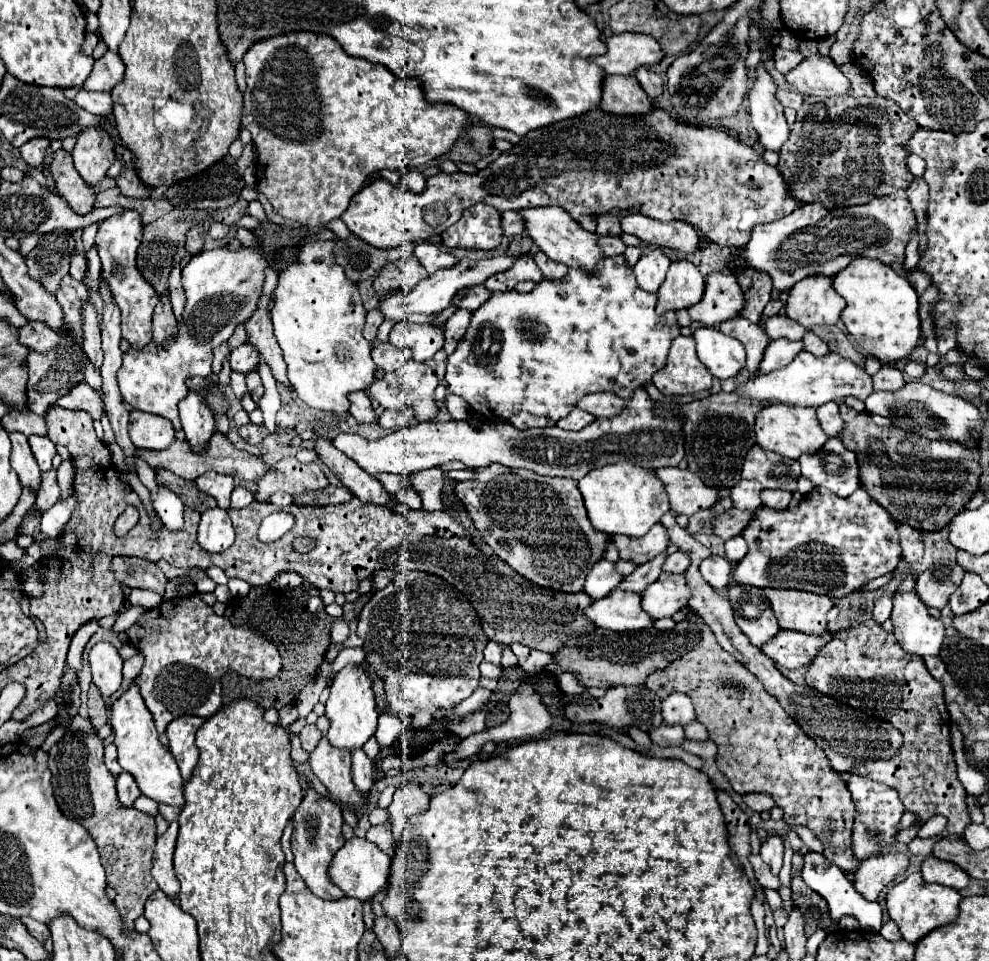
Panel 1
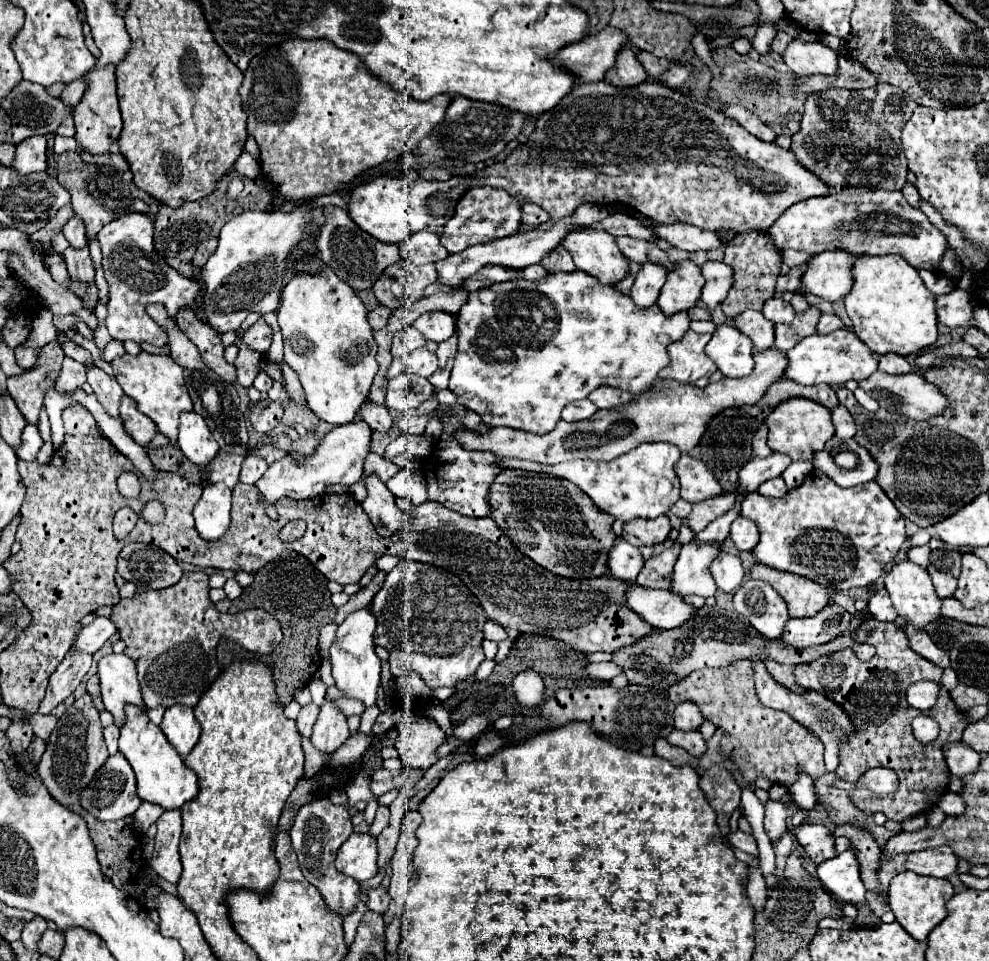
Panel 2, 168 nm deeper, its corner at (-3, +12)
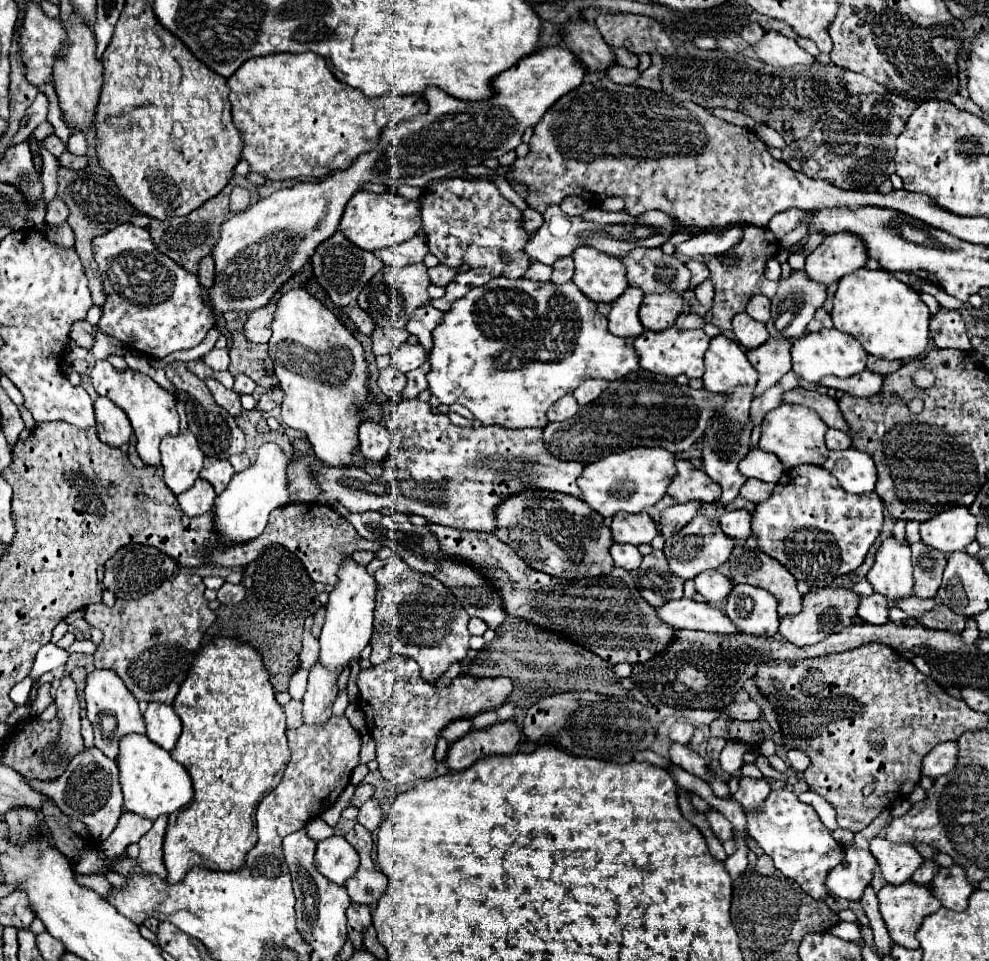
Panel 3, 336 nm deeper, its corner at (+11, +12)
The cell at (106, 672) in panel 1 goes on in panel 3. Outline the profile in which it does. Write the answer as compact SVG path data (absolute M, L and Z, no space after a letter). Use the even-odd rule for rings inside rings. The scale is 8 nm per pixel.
M94 670L92 674L88 674L84 700L86 700L88 720L92 722L92 728L94 728L94 746L98 750L102 750L108 758L118 760L118 742L126 734L146 734L146 724L144 724L144 718L142 718L142 714L138 710L138 700L132 696L132 692L124 686L124 682L114 672L110 672L110 670ZM108 714L116 718L116 730L114 730L112 738L104 738L102 736L102 726L100 726L102 718L108 716Z

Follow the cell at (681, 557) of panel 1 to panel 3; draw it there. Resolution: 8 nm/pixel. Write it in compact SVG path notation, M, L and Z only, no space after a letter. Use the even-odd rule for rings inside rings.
M722 334L712 338L706 358L704 358L704 364L706 364L706 372L702 376L704 390L726 396L726 404L714 410L716 412L714 420L702 434L704 470L710 478L714 478L714 482L718 482L722 486L722 498L720 498L720 502L716 502L716 506L724 506L738 496L740 486L748 480L744 474L740 474L738 464L752 450L752 446L750 446L750 434L752 434L750 402L752 402L754 386L758 382L758 372L748 362L744 350L734 340L728 340Z

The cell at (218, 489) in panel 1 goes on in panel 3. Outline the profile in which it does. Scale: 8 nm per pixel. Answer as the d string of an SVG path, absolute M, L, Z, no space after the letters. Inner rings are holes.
M206 458L204 468L200 470L200 476L214 486L216 494L224 492L232 474L234 474L234 468L230 466L230 462L228 460L218 460L218 458Z

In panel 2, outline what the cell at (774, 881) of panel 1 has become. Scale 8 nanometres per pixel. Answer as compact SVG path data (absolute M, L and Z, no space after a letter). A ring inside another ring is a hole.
M732 832L730 836L728 836L728 840L730 840L730 844L734 846L734 848L738 848L738 850L742 850L742 852L748 852L748 854L752 854L752 856L760 856L760 850L758 850L758 846L756 846L756 840L754 840L754 836L752 834L746 834L746 832Z

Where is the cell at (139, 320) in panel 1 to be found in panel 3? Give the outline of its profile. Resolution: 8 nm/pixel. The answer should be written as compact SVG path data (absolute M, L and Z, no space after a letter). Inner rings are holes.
M126 222L106 232L104 236L94 238L92 250L98 262L98 270L100 270L102 286L106 294L106 304L102 308L102 320L98 328L104 334L128 344L126 348L138 350L148 358L166 358L168 354L176 350L190 350L198 346L204 340L206 332L214 326L216 316L210 310L210 306L206 306L204 302L204 294L198 282L198 276L186 272L182 266L172 262L168 256L160 254L146 228L138 228Z

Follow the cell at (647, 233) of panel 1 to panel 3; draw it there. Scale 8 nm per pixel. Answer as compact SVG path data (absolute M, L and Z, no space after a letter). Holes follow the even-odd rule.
M730 226L722 230L712 230L712 232L702 232L696 238L686 240L684 244L678 246L678 254L696 258L696 256L720 256L726 254L730 248L734 248L742 240L742 226Z

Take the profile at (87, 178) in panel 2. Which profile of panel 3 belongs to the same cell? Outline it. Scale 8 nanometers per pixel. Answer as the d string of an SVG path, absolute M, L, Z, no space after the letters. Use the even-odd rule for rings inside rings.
M96 166L96 170L66 170L66 168L60 168L58 172L58 196L68 204L70 208L70 216L68 216L68 224L72 226L74 234L76 234L76 252L84 264L84 270L86 270L86 276L90 280L90 290L92 290L92 298L94 298L94 304L96 306L102 306L106 296L104 296L104 290L102 290L102 280L100 280L100 274L98 274L98 266L94 262L94 256L92 256L92 240L96 236L102 236L106 234L108 230L114 230L116 226L124 224L130 220L134 208L120 196L116 184L112 182L110 174Z

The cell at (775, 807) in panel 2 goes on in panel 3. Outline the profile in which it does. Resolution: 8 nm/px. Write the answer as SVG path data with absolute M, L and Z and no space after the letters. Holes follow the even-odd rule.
M740 778L740 788L734 794L734 798L744 806L744 808L758 808L762 806L762 800L770 794L770 782L766 778Z

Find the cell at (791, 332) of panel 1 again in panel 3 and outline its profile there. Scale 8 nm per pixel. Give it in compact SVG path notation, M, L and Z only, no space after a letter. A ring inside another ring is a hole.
M754 294L746 306L746 312L758 320L758 322L768 322L770 318L770 300L762 294Z

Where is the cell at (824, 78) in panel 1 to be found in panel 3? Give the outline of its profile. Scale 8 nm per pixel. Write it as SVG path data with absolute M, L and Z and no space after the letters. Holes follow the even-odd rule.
M764 32L762 40L754 46L756 56L770 66L798 66L798 64L814 64L814 56L804 52L792 38L786 38L780 32Z

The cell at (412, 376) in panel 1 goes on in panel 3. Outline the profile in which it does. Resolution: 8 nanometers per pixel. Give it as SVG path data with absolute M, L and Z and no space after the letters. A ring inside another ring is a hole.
M402 344L394 354L392 354L392 362L394 366L402 372L402 374L408 374L410 370L416 370L424 364L426 360L426 350L416 344L416 346L410 346L410 344Z

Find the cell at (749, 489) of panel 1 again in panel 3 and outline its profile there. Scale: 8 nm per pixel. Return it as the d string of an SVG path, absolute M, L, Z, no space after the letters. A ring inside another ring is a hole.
M752 448L752 452L746 456L746 460L740 462L738 468L748 478L756 478L762 482L778 482L784 474L784 466L778 456L760 448Z

